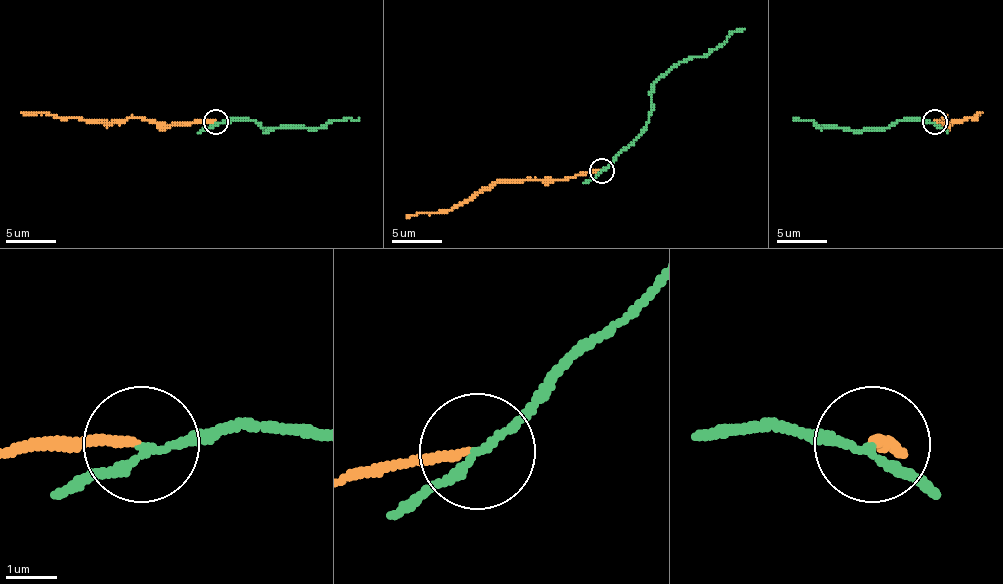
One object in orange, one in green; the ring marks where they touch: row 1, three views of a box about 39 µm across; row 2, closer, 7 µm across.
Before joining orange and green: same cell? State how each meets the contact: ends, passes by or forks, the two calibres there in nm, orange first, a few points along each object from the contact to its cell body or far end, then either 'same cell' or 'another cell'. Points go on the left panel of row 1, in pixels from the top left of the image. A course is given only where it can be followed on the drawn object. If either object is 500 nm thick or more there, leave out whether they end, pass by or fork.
orange ends | green passes by | 170/150 nm | orange via (215, 123), (157, 125), (139, 117), (109, 123), (21, 112) | green via (215, 123), (253, 120), (260, 128), (273, 130), (321, 128), (349, 117), (359, 117) | another cell

